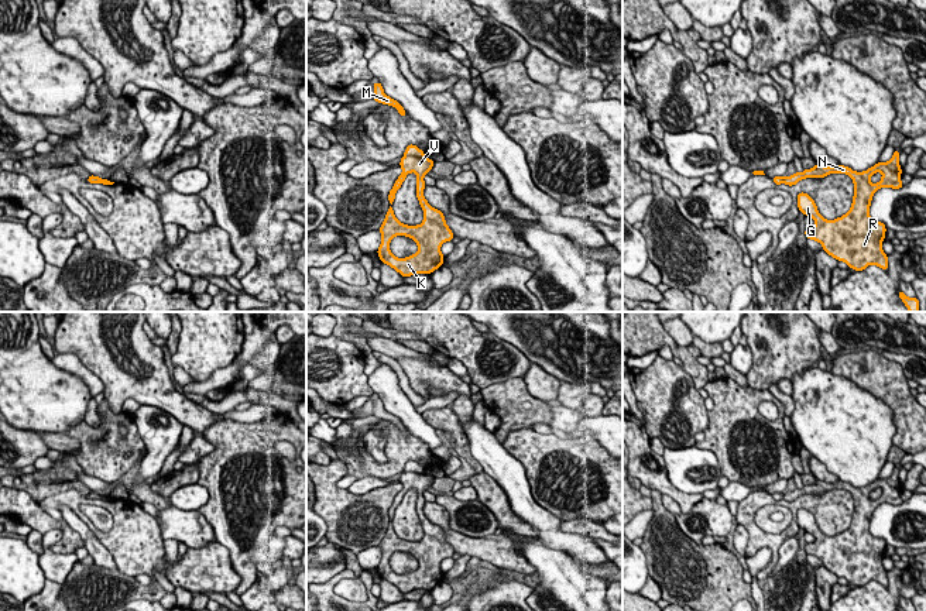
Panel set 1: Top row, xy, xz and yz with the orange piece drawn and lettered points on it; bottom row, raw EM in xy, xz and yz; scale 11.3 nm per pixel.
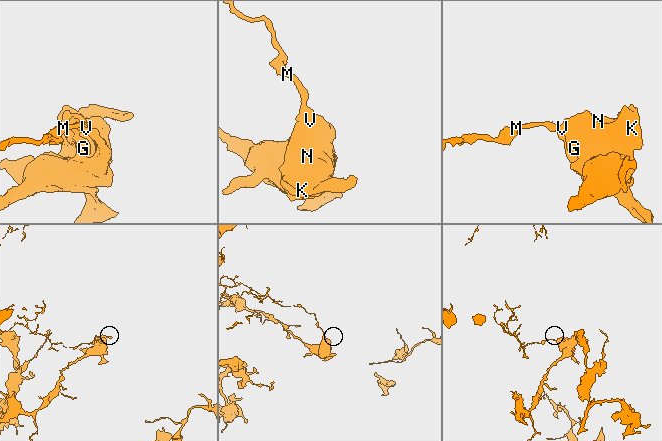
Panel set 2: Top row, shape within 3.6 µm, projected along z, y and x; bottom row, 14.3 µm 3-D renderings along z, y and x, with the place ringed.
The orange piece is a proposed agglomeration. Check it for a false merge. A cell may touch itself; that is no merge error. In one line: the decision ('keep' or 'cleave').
cleave

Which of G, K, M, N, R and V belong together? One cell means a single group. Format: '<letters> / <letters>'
G K N R V / M

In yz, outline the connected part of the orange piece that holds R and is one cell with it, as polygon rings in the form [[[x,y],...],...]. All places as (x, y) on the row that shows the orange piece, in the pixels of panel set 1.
[[[895,150],[889,161],[877,162],[862,172],[841,164],[830,168],[816,162],[813,168],[803,169],[802,174],[795,172],[783,178],[783,183],[793,186],[800,179],[824,178],[830,174],[847,174],[853,179],[851,207],[841,217],[827,220],[819,213],[812,196],[805,192],[798,193],[798,209],[816,223],[813,227],[806,227],[806,238],[816,240],[829,255],[844,261],[855,271],[862,271],[871,264],[888,271],[888,255],[882,250],[886,227],[882,222],[871,219],[870,206],[879,188],[901,189],[903,186],[899,151]]]

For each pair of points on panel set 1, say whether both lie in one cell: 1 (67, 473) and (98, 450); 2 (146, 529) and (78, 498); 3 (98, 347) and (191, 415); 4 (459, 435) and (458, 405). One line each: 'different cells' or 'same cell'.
1: same cell
2: same cell
3: same cell
4: different cells

